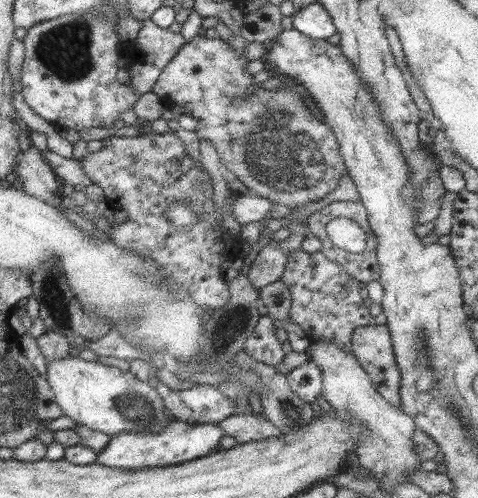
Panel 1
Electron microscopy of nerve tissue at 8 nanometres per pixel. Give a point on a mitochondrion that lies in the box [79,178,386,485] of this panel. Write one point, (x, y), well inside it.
(135, 409)

